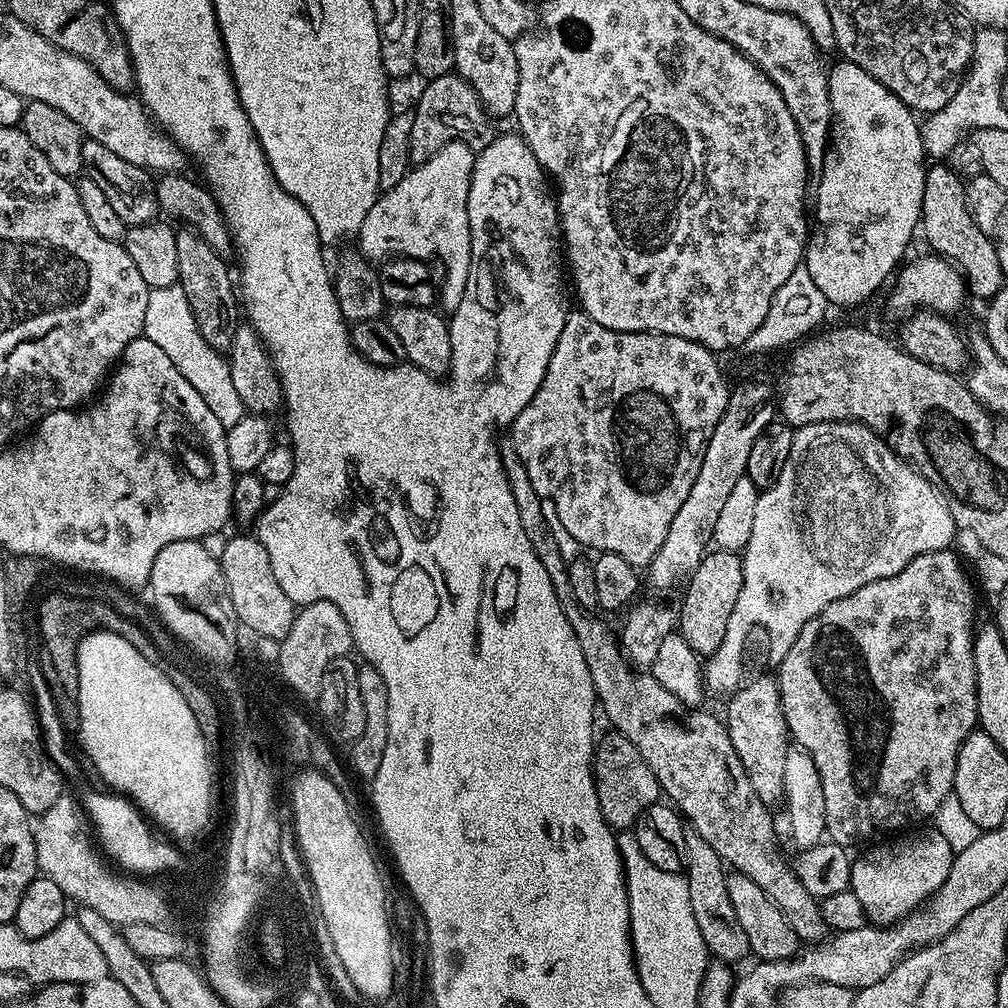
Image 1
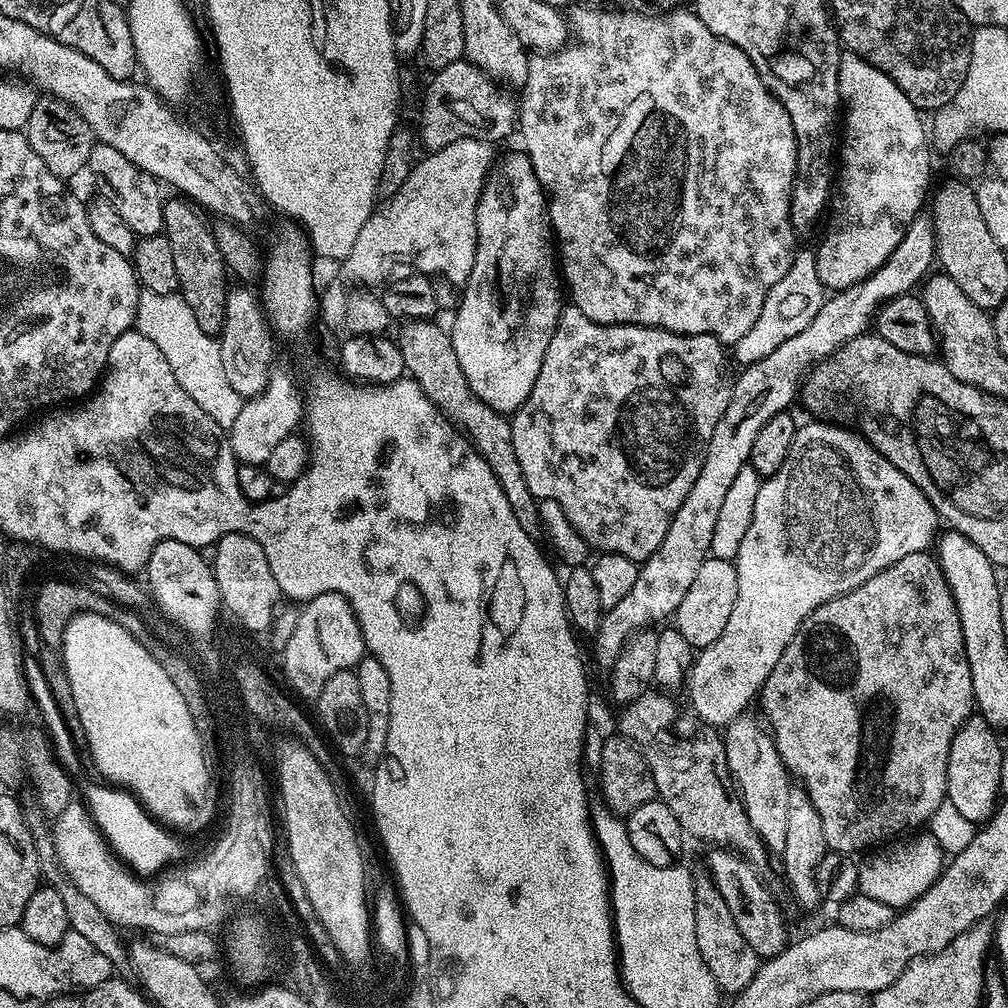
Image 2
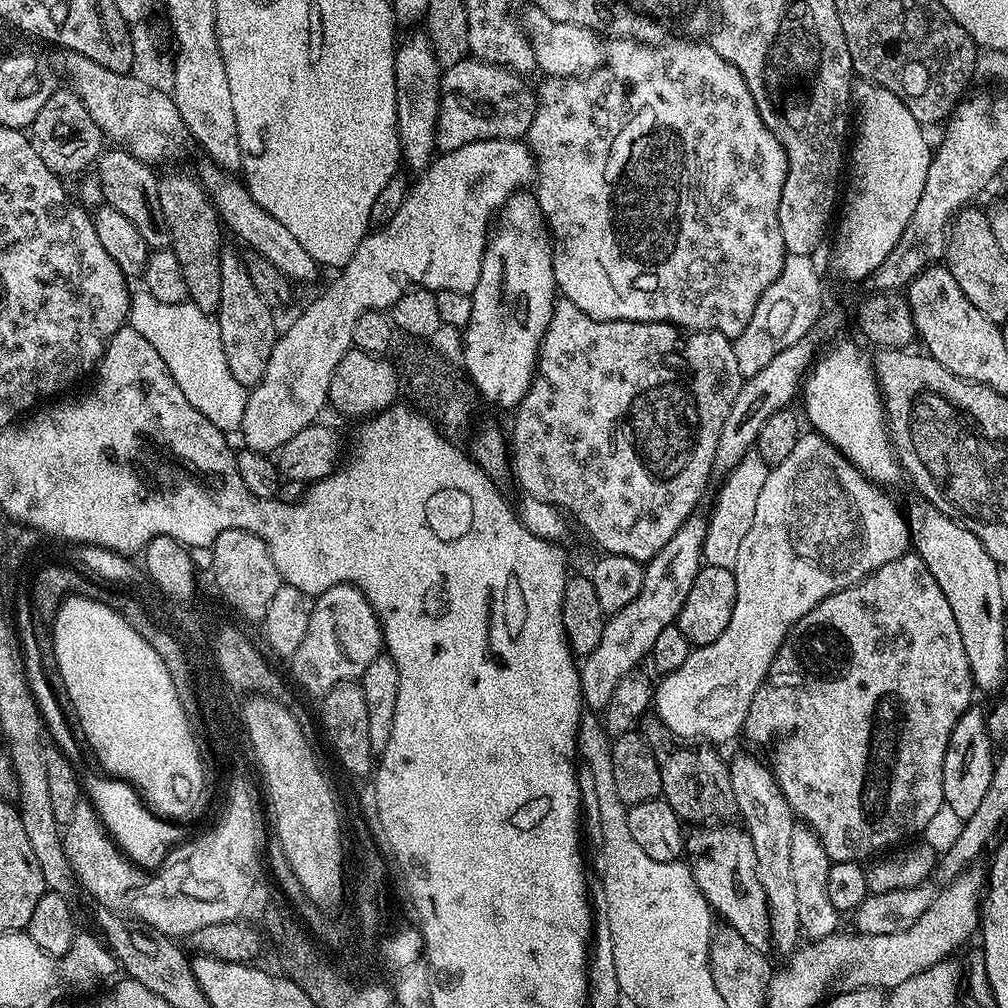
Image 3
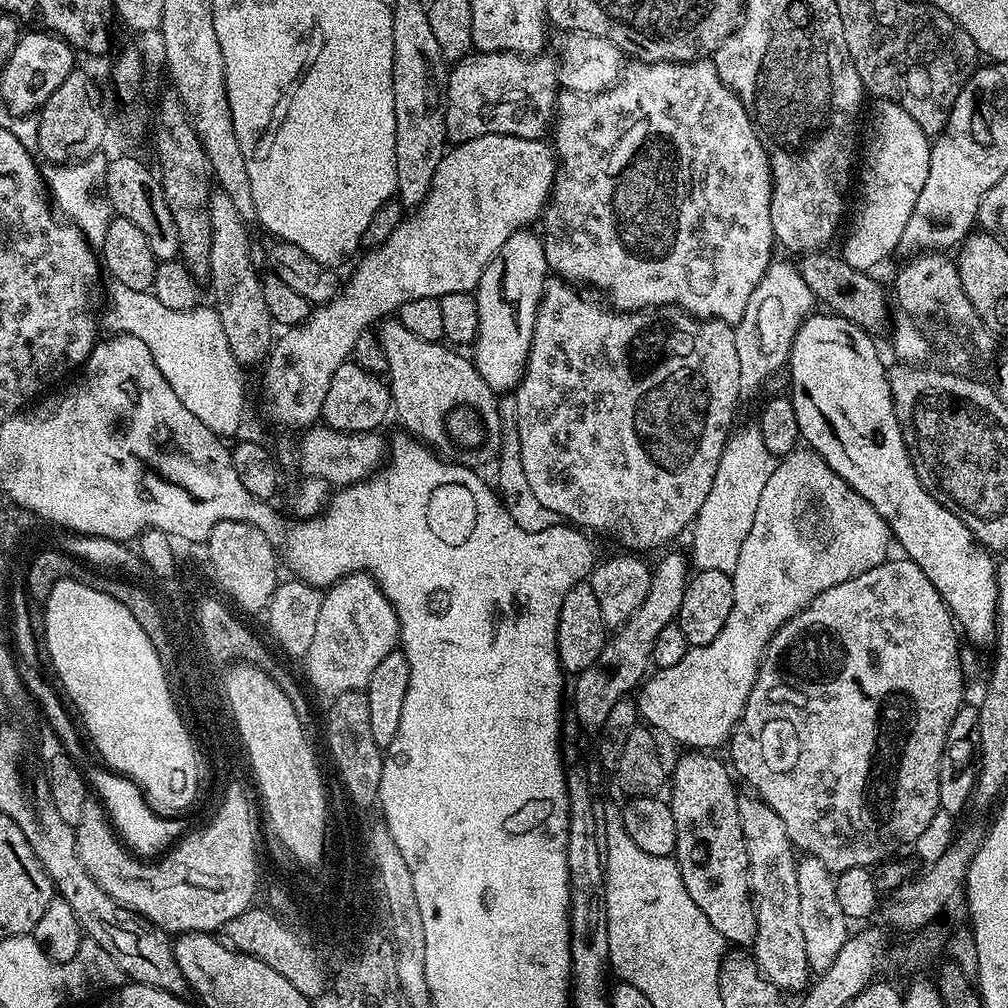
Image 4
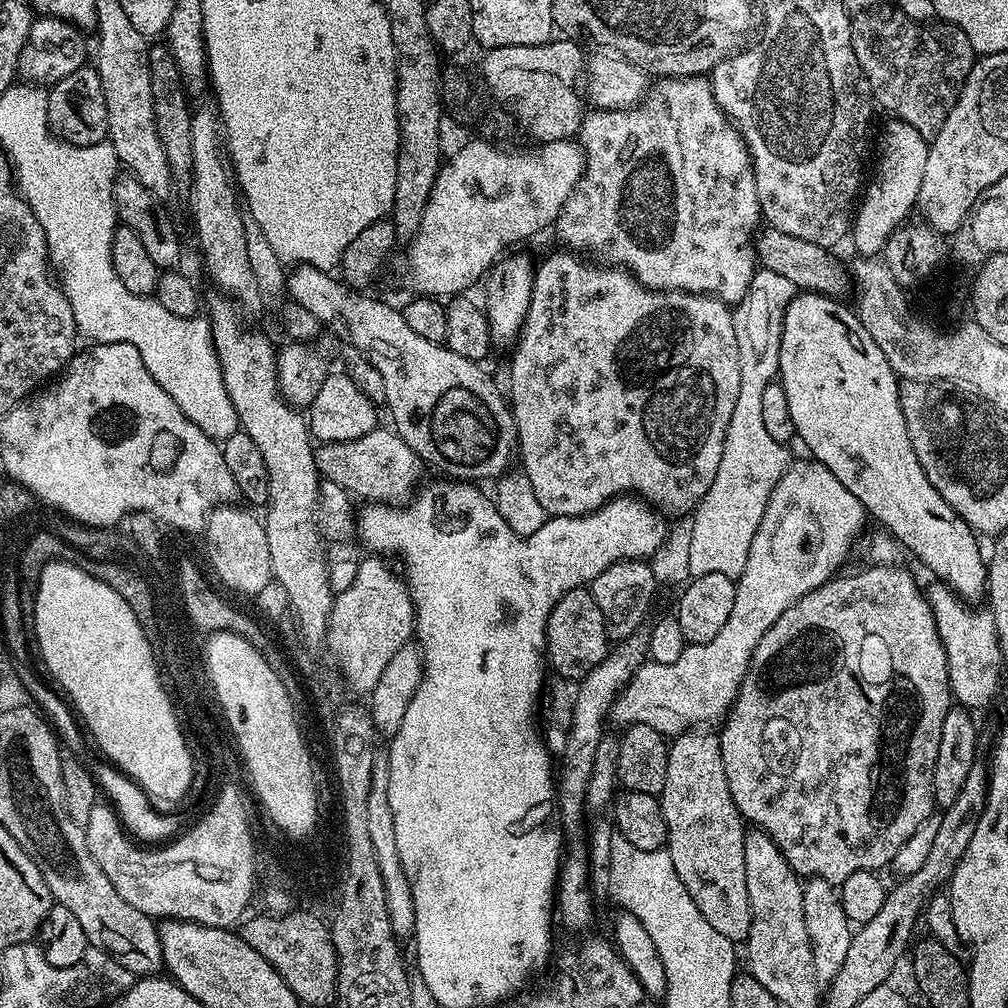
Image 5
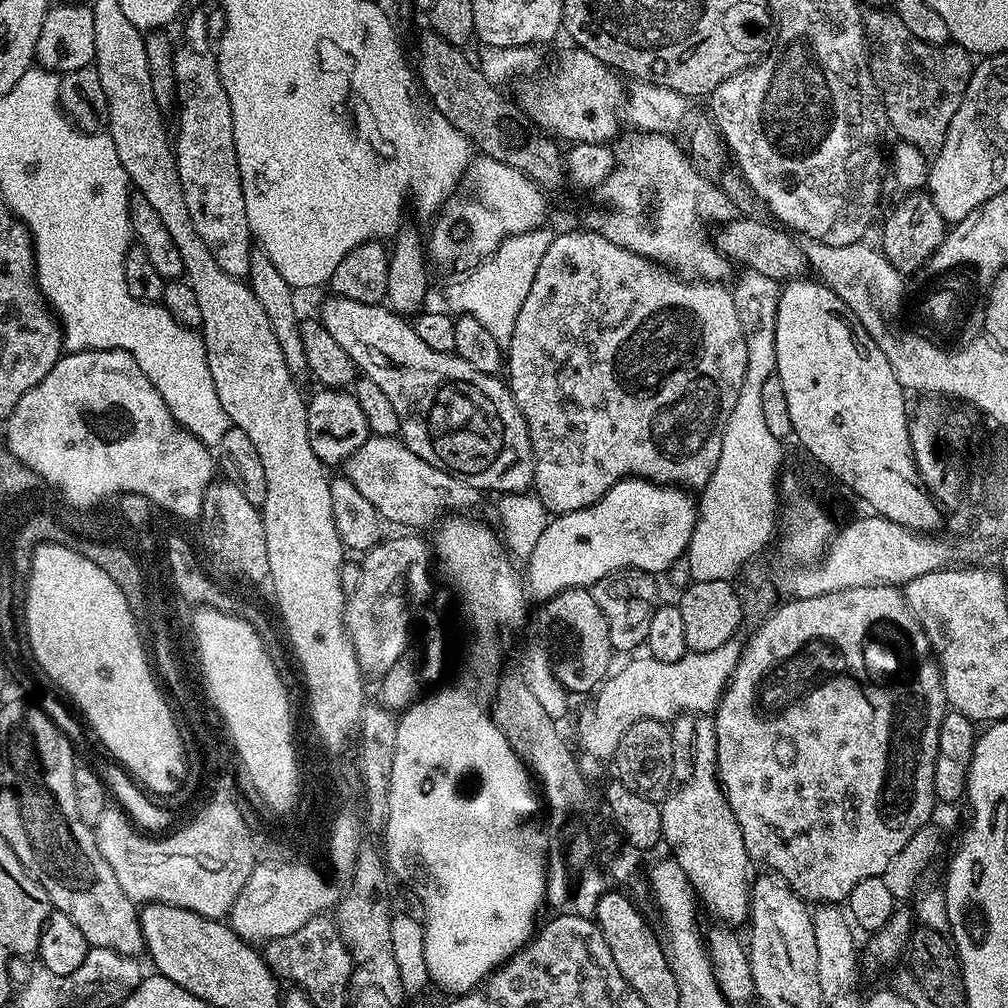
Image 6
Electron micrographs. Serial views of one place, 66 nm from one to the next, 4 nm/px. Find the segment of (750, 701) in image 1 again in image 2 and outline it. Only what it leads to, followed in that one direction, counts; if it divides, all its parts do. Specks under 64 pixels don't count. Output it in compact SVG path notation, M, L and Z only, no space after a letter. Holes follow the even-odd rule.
M745 714L727 725L723 733L726 762L730 766L732 781L736 783L736 790L740 793L750 824L760 835L765 849L769 853L782 854L786 850L786 825L794 784L778 754L771 731L757 720L751 714Z

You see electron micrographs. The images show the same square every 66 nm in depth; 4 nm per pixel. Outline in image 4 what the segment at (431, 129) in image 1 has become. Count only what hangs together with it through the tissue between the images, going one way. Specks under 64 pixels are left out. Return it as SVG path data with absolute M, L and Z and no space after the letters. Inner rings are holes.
M476 50L451 65L446 95L446 130L453 145L495 132L538 140L547 137L554 124L557 61L548 54L519 56L513 52Z

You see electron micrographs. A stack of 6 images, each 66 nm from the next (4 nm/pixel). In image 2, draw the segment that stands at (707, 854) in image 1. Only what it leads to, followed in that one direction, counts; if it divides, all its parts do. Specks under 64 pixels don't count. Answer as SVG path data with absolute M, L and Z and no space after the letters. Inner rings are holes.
M701 870L700 873L698 871L695 873L694 898L698 954L702 954L702 962L706 962L721 993L740 993L743 988L750 986L750 982L758 974L762 957L756 953L754 946L750 946L750 942L746 942L746 938L742 938L742 930L738 930L738 922L734 922L734 914L730 914L730 906L726 906L726 901L718 892L718 886L707 871Z

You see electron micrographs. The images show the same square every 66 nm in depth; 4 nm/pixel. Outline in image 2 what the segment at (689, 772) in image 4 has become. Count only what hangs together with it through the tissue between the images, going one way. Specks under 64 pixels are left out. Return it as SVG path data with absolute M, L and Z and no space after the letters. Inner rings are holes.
M719 846L713 847L708 856L707 871L718 886L718 892L730 906L730 914L734 914L734 922L738 922L738 930L742 930L742 938L754 946L754 950L762 958L782 954L782 950L790 943L788 928L780 908L772 897L772 892L760 881L757 865L751 864L741 853Z

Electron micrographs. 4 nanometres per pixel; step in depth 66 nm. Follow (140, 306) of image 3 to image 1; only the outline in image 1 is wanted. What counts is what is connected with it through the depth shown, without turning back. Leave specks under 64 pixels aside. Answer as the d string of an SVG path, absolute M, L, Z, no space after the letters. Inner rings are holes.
M178 283L149 291L146 302L146 322L142 335L150 342L162 346L168 362L178 366L181 381L190 386L195 395L196 392L200 395L199 403L211 413L211 419L212 416L216 420L224 420L223 422L235 422L240 419L242 415L240 400L236 397L226 400L223 396L224 392L226 394L225 357L208 346L198 332L197 323L194 322L190 312L190 305L186 302L186 296Z

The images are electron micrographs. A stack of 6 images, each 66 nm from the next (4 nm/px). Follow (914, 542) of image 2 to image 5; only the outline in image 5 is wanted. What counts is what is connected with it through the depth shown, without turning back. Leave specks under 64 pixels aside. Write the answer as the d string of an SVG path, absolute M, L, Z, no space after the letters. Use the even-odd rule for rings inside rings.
M811 458L803 459L793 459L789 463L787 470L782 474L782 478L778 478L778 482L766 502L766 512L762 514L762 522L758 522L758 534L754 534L754 542L750 542L750 554L746 558L746 566L742 570L740 577L736 580L734 610L730 610L730 618L726 618L726 626L722 626L722 630L718 630L718 634L710 642L706 642L705 644L688 644L682 650L682 654L678 654L678 662L666 662L665 664L645 662L630 678L628 685L621 690L620 697L616 699L616 705L613 706L610 713L611 719L613 721L616 719L620 723L620 726L645 724L646 726L654 726L654 730L661 732L665 738L675 738L681 732L689 731L693 726L708 726L711 725L708 724L711 720L718 719L717 721L719 721L721 718L727 717L728 709L736 701L736 695L740 689L742 678L746 674L746 670L750 664L750 658L754 654L758 642L762 642L762 634L766 634L766 630L770 630L770 626L774 626L774 622L778 622L778 618L782 618L782 614L786 610L790 610L790 606L794 606L794 602L798 602L806 594L818 590L826 581L833 579L843 569L840 567L847 562L848 551L851 550L852 543L859 538L860 531L864 528L864 520L866 521L864 507L862 506L862 502L858 502L858 498L854 498L854 494L850 494L850 490L846 490L846 486L842 486L842 482L838 482L838 478L834 478L834 474L830 474L830 470L826 470L826 466L822 466L818 461Z

